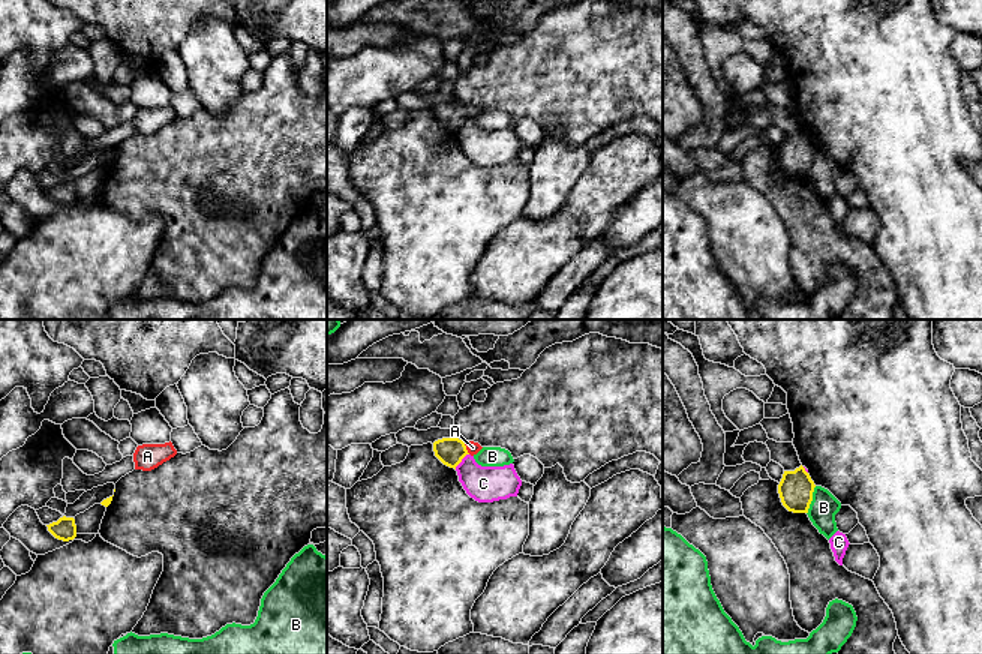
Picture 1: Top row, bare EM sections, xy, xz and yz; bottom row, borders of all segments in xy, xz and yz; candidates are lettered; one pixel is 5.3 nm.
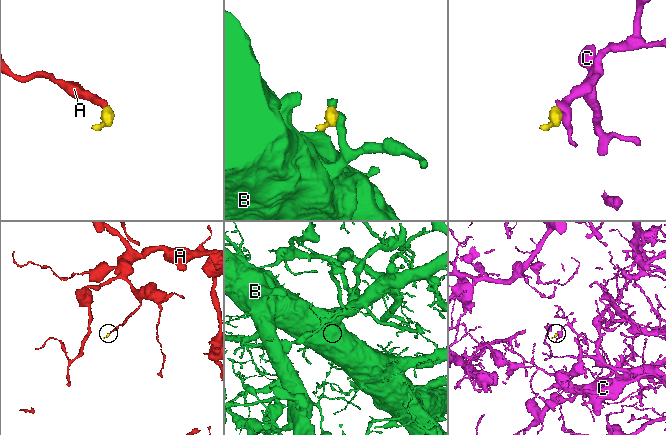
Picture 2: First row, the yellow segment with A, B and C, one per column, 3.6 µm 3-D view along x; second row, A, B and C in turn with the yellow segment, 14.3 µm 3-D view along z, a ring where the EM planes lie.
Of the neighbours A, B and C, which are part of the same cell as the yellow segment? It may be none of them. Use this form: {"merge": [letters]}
{"merge": ["A"]}

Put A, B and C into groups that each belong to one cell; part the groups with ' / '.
A / B / C

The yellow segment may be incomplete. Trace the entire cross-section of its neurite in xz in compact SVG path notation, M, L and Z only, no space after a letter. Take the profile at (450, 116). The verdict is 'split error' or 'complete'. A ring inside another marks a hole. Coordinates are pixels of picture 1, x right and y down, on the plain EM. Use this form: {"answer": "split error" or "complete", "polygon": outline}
{"answer": "split error", "polygon": "M442 102L433 106L435 120L447 130L454 132L466 118L477 118L483 111L474 105L459 102Z"}

